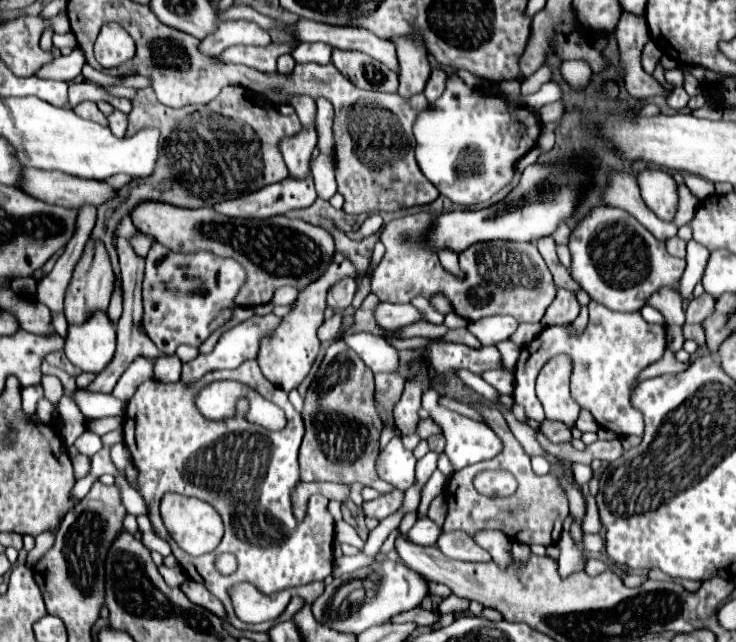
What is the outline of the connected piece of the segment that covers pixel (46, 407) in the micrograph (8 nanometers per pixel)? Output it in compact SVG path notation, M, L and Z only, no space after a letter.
M41 398L37 403L36 414L38 419L44 423L54 422L54 408L45 398Z

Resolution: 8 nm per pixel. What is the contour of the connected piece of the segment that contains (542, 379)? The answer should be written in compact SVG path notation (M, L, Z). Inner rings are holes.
M556 357L556 361L548 361L538 375L536 395L542 401L546 419L574 427L580 407L570 397L570 371L568 357Z

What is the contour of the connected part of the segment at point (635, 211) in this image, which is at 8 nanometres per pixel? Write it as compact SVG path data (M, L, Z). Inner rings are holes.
M610 171L610 175L608 175L608 187L602 193L602 201L606 205L620 207L620 209L626 209L628 213L632 213L660 241L666 241L668 237L674 237L676 231L678 231L674 223L658 219L654 215L654 211L650 211L644 205L642 197L640 197L640 191L638 191L636 177L632 173L626 173L626 171Z

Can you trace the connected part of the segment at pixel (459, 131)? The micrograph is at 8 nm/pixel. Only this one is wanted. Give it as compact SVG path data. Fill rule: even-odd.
M450 73L444 93L438 97L438 101L430 103L428 109L420 111L420 115L414 123L416 161L418 161L420 171L426 175L426 179L432 181L434 187L442 195L446 195L452 203L476 205L476 203L488 201L492 195L496 195L500 189L504 189L512 181L512 177L516 173L516 161L522 159L536 145L540 131L542 131L540 119L528 107L524 107L516 101L510 101L502 95L486 95L478 89L472 89L460 77L456 77L456 73ZM468 159L472 159L472 163L480 165L482 173L478 173L478 175L456 173L460 161L468 161Z

